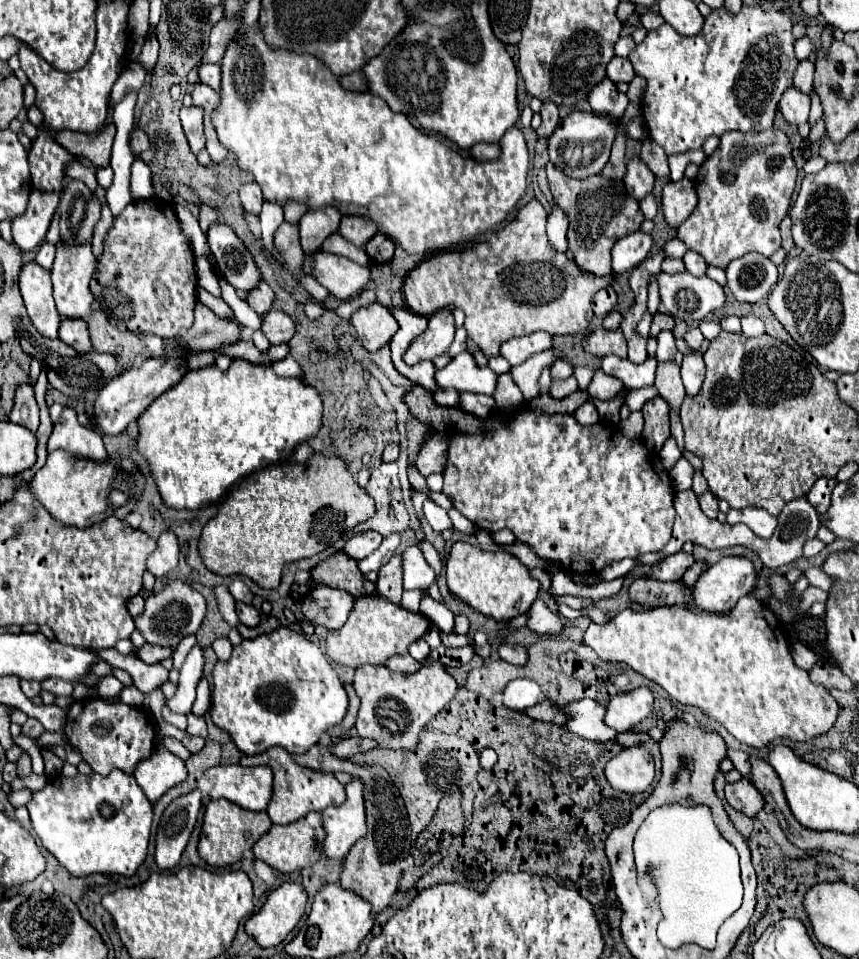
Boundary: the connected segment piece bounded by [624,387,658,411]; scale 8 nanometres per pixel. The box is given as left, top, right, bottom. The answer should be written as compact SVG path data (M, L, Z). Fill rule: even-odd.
M648 387L648 389L638 389L638 391L626 391L626 397L624 397L624 405L628 405L630 411L640 411L640 403L644 401L650 401L658 395L656 387Z

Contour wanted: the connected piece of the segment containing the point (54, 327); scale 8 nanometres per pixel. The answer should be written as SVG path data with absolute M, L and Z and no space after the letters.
M30 261L20 271L20 293L26 303L32 325L48 339L58 339L60 315L52 299L50 271L42 269L36 261Z

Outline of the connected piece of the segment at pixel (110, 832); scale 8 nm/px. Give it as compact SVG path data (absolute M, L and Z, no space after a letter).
M116 769L106 777L84 777L80 773L74 779L64 775L50 777L44 789L36 791L26 807L42 847L74 877L92 873L132 877L146 861L152 803L128 773Z

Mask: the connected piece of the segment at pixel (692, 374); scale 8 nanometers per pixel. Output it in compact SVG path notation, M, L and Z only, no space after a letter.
M684 355L682 381L688 397L696 397L702 391L704 381L704 359L702 355Z

